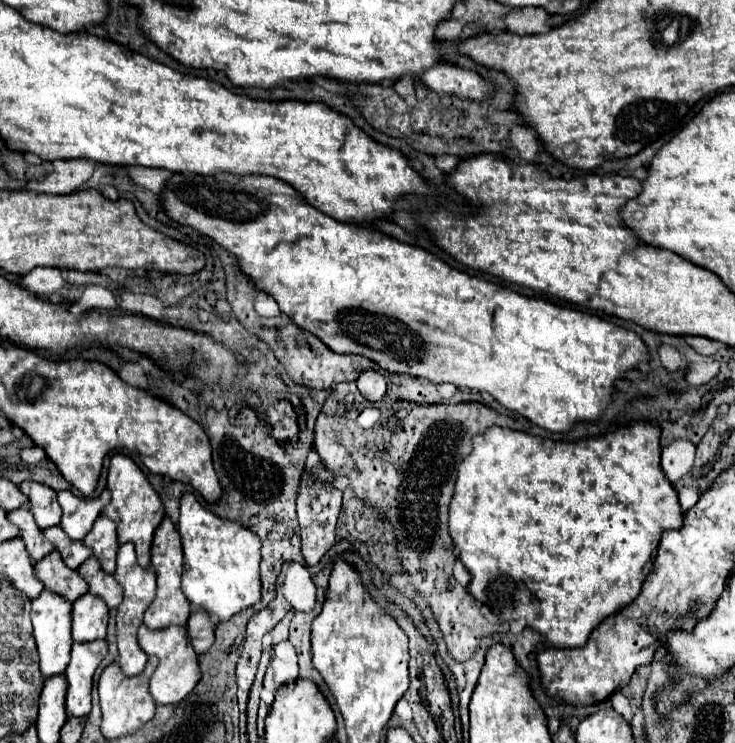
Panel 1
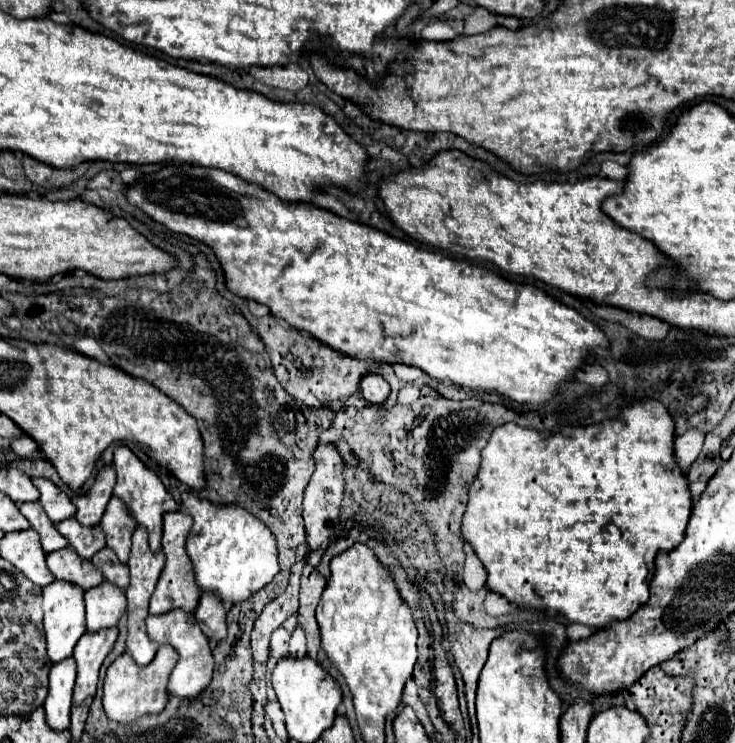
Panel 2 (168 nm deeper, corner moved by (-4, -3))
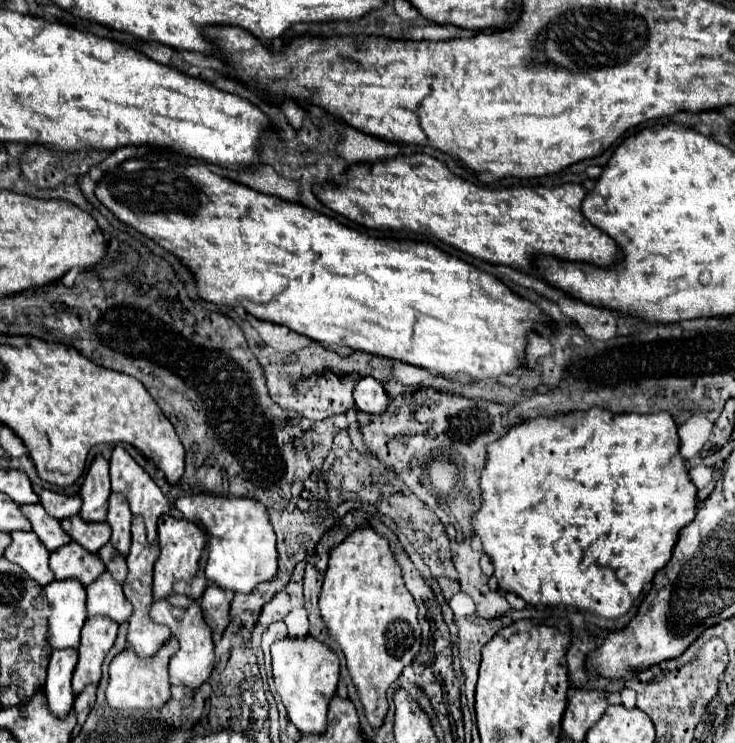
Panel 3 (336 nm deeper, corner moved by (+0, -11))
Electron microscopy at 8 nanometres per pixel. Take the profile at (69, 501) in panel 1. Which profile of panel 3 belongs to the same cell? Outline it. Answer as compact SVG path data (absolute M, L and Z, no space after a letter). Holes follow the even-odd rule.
M96 455L92 461L86 479L80 489L82 495L82 519L86 521L104 521L108 511L110 497L110 477L108 477L108 461L102 455Z

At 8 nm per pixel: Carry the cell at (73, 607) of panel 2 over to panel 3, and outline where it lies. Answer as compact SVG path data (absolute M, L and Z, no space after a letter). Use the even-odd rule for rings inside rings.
M74 579L62 581L52 581L44 587L44 593L50 601L52 607L52 617L50 617L50 643L54 649L68 649L68 647L78 647L80 643L80 629L86 621L86 589L82 583L74 583Z

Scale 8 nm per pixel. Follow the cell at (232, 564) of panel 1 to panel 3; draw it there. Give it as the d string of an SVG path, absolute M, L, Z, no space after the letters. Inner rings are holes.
M202 493L178 499L176 509L184 513L184 519L198 523L208 533L208 581L228 593L250 593L258 583L270 581L276 575L276 535L266 507L256 499Z

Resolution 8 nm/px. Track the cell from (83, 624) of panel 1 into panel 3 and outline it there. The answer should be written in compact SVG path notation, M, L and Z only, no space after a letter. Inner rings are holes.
M104 571L94 583L90 583L90 587L86 587L86 593L88 617L106 615L116 623L124 623L132 613L132 603L124 597L122 585L108 571Z

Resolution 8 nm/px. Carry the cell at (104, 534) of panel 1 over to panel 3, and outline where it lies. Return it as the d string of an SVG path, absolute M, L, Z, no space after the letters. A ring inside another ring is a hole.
M112 493L110 495L110 507L108 507L106 521L112 527L112 539L110 539L110 543L122 555L128 555L128 549L130 549L130 521L132 521L132 513L130 513L130 507L128 507L126 499L122 499L122 495L118 495L118 493Z

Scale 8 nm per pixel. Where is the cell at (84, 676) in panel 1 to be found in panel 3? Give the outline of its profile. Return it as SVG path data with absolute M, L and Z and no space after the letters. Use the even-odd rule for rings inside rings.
M86 619L78 647L80 657L72 679L74 693L80 693L86 685L100 681L102 661L114 645L116 633L118 623L114 623L114 619Z

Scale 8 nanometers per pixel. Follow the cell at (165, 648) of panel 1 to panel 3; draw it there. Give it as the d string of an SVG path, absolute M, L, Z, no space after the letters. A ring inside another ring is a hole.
M170 595L170 599L154 601L150 615L156 623L168 625L180 643L180 649L170 657L170 681L174 685L182 683L190 689L200 687L214 669L214 641L210 627L206 627L206 621L202 619L202 607L198 607L198 601L188 595Z

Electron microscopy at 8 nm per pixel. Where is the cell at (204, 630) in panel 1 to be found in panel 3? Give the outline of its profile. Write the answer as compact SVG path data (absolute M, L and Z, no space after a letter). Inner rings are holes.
M214 583L208 585L200 599L200 605L212 633L220 635L230 621L230 599L226 591L222 591L222 587L214 587Z

